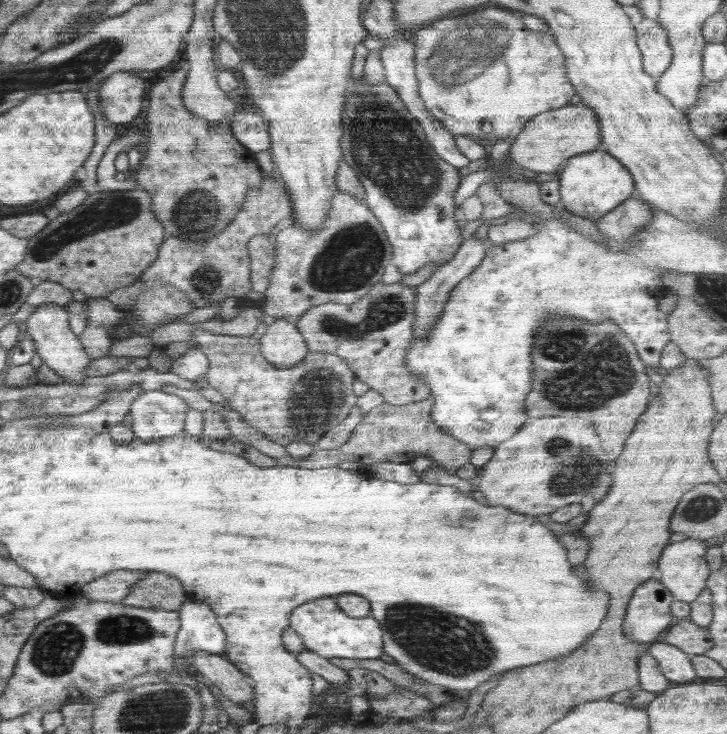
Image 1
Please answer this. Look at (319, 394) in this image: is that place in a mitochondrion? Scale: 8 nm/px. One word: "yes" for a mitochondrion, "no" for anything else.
yes

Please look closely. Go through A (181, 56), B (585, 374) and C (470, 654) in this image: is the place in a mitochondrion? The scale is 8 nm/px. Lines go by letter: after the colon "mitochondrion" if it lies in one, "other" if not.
A: other
B: mitochondrion
C: mitochondrion

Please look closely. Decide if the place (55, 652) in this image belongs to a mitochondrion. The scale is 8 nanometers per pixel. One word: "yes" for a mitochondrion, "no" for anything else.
yes

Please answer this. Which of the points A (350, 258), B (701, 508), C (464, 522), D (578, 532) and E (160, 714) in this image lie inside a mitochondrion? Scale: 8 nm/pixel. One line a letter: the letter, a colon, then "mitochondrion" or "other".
A: mitochondrion
B: mitochondrion
C: mitochondrion
D: other
E: mitochondrion

